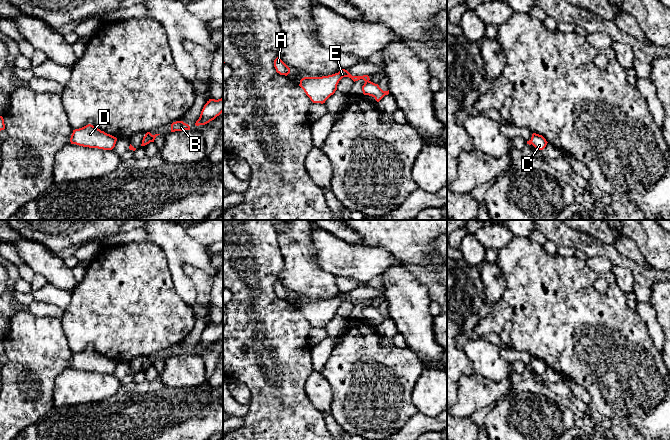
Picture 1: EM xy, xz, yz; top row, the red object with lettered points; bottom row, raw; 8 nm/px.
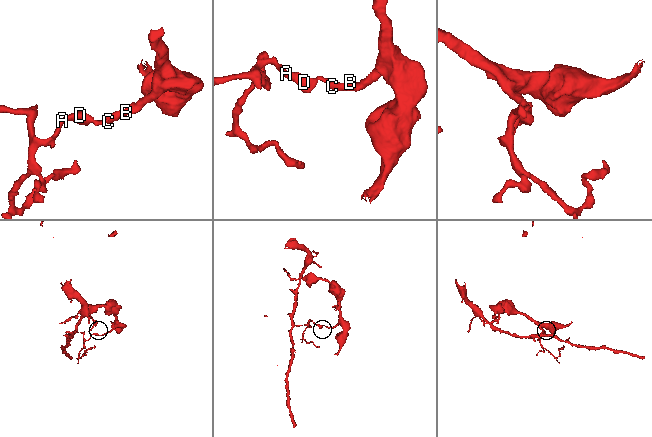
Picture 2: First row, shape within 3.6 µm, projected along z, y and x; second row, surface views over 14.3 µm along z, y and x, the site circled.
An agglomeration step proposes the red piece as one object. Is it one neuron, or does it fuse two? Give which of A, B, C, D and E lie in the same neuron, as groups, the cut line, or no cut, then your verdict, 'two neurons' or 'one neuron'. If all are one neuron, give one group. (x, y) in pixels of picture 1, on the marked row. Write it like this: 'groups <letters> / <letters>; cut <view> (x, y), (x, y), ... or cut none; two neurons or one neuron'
groups A D E / B C; cut xz (368, 80), (365, 82); two neurons

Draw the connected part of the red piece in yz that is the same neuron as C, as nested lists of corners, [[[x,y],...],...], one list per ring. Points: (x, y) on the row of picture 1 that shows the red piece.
[[[533,133],[532,137],[531,137],[531,144],[537,149],[537,150],[543,150],[546,145],[547,145],[547,141],[546,139],[539,134]]]

